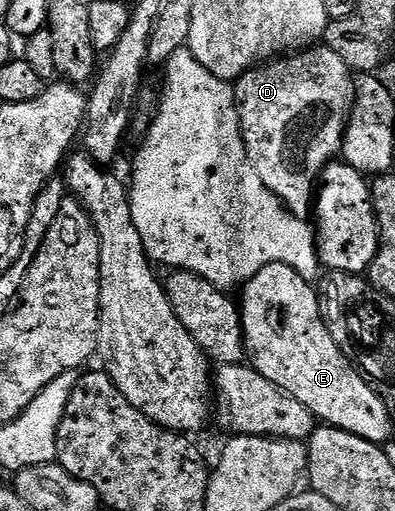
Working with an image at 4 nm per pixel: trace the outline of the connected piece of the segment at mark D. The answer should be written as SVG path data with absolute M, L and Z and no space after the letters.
M325 44L251 66L233 83L234 99L242 125L242 139L251 168L282 201L283 206L303 220L309 219L309 214L311 217L315 209L316 191L323 170L341 155L346 121L354 106L354 84L350 66L344 64L344 60L340 60L340 56L336 56L336 52L332 52Z

